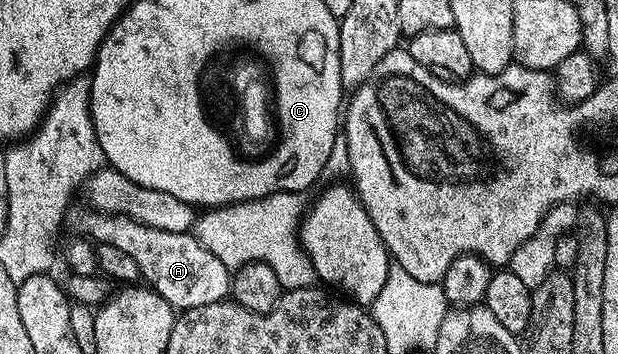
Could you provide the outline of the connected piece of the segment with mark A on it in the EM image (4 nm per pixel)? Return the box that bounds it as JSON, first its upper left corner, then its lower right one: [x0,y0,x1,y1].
[84,215,230,311]

